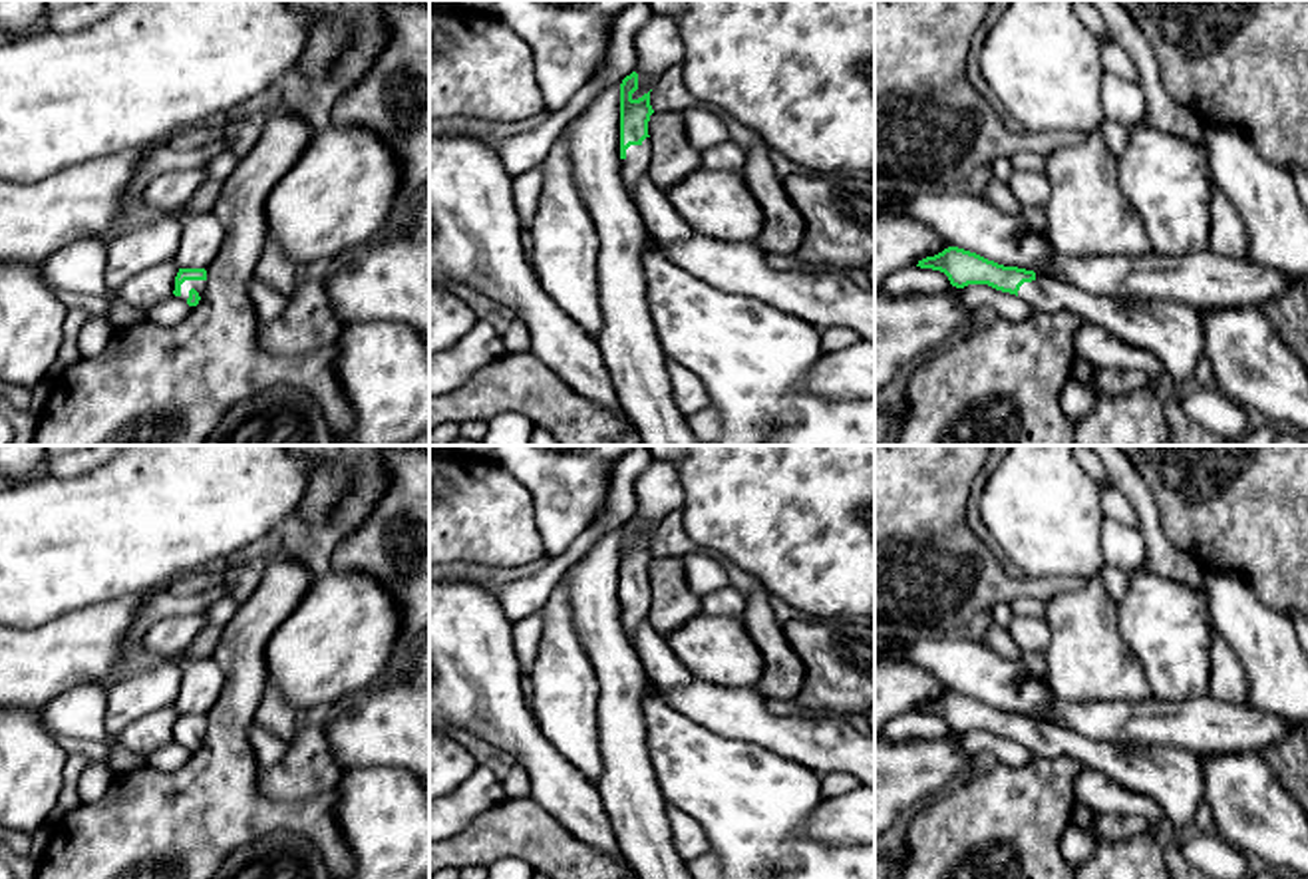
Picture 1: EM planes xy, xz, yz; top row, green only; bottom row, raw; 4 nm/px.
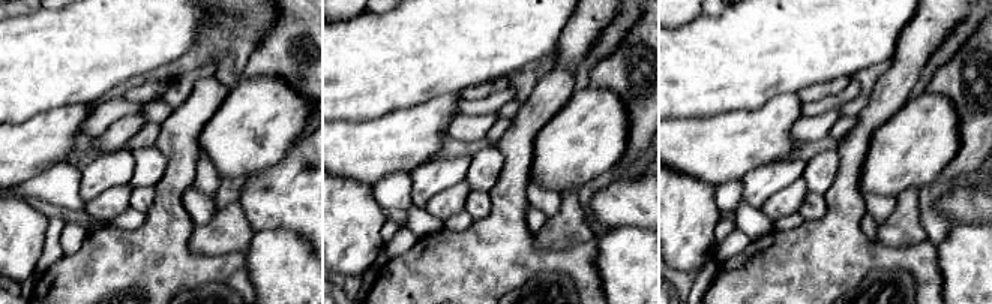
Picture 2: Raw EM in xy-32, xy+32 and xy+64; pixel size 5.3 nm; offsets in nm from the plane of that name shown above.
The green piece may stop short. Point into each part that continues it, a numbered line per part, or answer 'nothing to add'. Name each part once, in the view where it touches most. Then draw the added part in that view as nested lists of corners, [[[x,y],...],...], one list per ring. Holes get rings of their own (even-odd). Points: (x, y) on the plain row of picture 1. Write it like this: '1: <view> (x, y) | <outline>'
1: xy (199, 730) | [[[185,726],[181,730],[181,742],[179,744],[187,748],[191,734],[195,734],[199,738],[199,742],[203,742],[203,738],[207,734],[207,726]]]

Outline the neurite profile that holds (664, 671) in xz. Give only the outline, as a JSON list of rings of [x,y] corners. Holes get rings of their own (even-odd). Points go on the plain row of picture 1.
[[[648,620],[636,628],[632,644],[656,690],[674,690],[690,682],[692,674],[672,652],[668,638],[658,634]]]

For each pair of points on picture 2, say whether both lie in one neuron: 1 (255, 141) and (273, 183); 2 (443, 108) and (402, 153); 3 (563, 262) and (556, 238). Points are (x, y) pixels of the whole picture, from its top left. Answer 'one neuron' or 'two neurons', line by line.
1: two neurons
2: one neuron
3: two neurons

